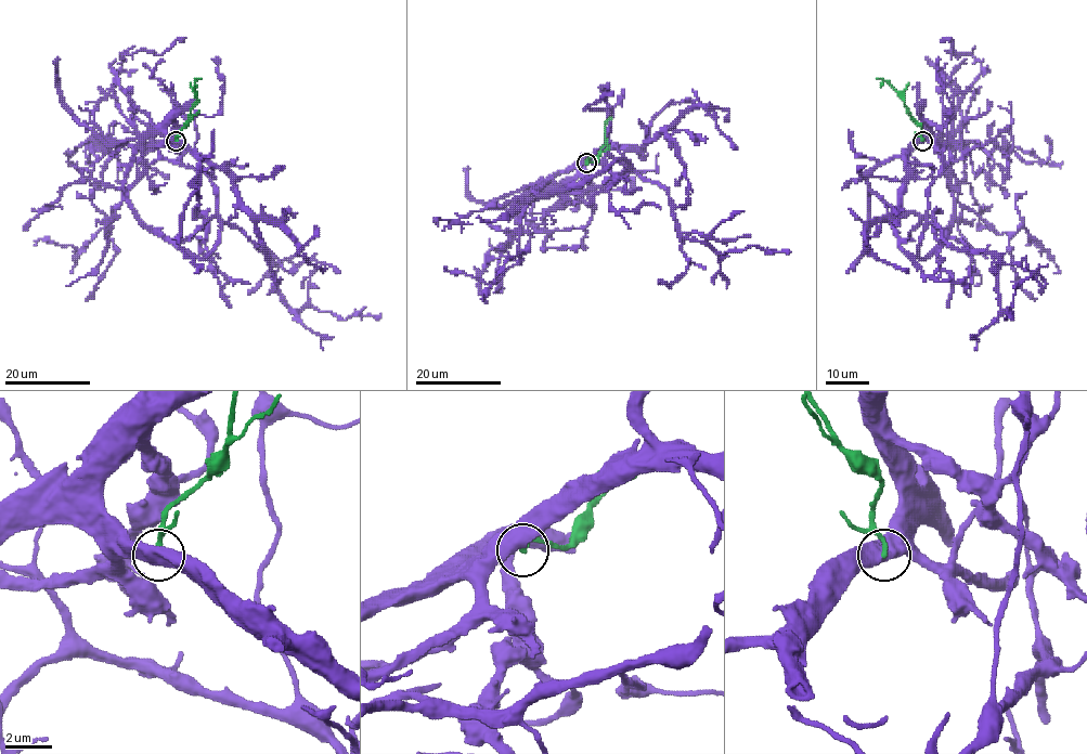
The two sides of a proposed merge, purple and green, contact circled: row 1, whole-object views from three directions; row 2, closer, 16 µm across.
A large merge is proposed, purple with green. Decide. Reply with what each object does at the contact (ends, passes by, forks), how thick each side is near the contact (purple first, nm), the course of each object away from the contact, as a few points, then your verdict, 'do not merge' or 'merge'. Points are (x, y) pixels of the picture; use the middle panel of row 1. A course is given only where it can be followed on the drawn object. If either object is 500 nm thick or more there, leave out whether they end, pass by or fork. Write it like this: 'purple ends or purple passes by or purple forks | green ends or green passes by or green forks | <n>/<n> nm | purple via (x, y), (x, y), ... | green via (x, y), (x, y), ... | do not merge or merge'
550/190 nm | purple via (586, 163), (577, 166), (589, 203), (586, 194), (632, 168), (669, 194), (682, 239), (722, 254), (791, 251) | green via (586, 163), (593, 163), (606, 144), (605, 127), (611, 117) | do not merge

